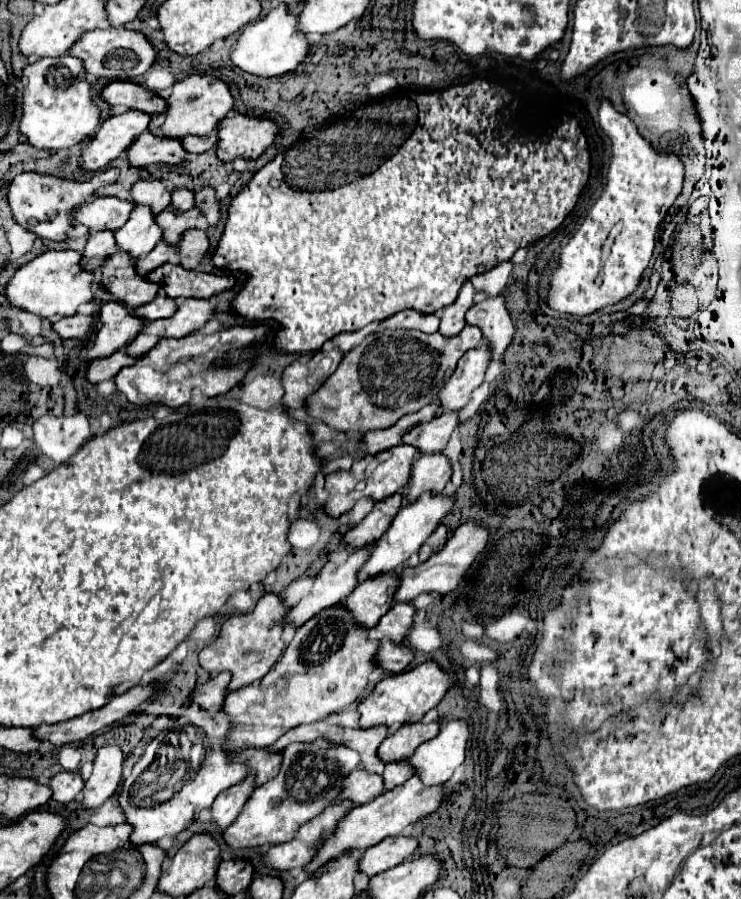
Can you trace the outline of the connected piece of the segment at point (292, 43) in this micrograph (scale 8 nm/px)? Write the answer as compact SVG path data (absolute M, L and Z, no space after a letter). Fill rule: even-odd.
M279 3L269 11L267 17L245 25L231 53L231 63L245 73L267 79L267 77L281 77L293 71L297 65L303 63L307 53L309 53L309 43L305 35L297 31L297 17L291 17L285 11L285 5Z

